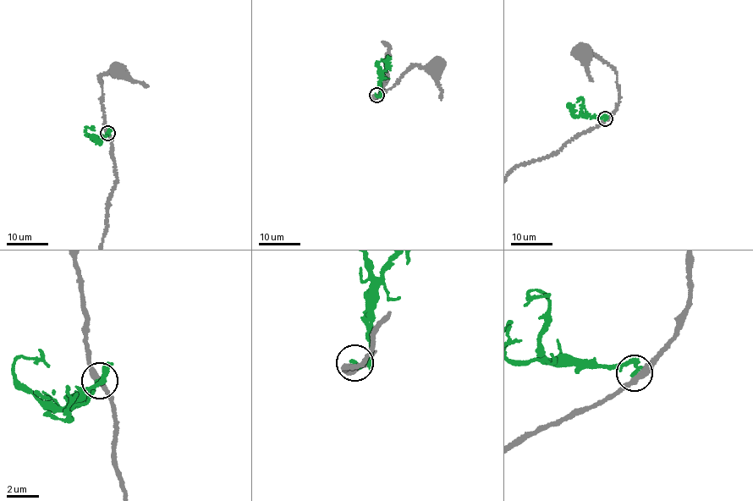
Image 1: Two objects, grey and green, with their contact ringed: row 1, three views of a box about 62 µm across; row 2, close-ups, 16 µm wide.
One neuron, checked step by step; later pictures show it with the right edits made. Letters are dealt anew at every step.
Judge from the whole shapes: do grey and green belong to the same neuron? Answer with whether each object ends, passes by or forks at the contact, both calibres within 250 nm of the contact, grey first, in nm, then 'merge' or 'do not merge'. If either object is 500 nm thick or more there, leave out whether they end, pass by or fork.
grey passes by; green ends there; 320 nm thick on the grey side, 240 nm on the other; do not merge

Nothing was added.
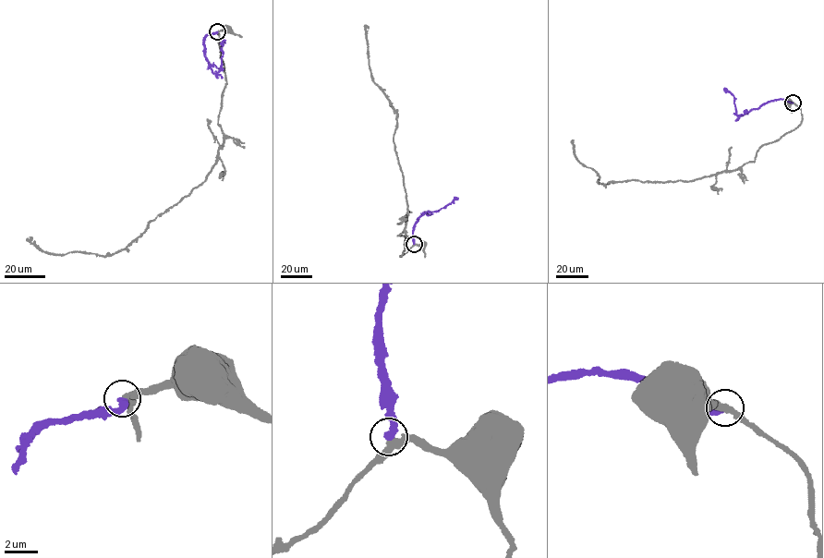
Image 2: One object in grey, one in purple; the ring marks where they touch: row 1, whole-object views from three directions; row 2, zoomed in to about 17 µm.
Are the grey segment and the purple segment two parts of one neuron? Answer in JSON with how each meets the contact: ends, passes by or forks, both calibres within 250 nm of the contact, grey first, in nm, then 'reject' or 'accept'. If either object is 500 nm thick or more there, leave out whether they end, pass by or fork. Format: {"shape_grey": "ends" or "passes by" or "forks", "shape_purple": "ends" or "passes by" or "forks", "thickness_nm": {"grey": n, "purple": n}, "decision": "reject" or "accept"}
{"shape_grey": "passes by", "shape_purple": "ends", "thickness_nm": {"grey": 340, "purple": 440}, "decision": "reject"}

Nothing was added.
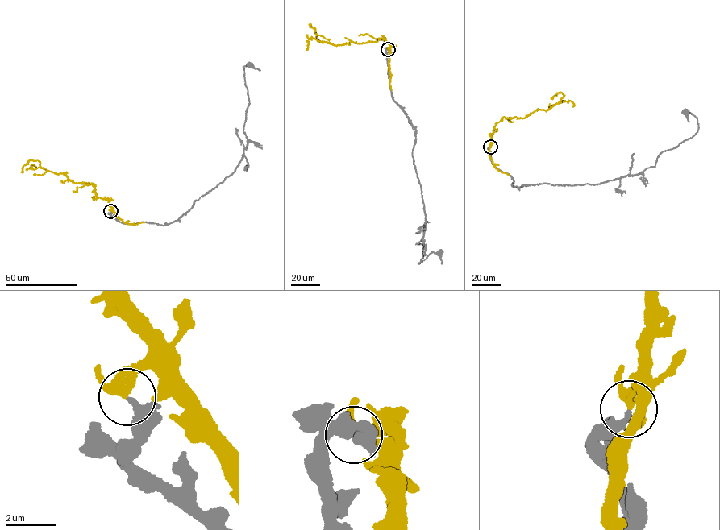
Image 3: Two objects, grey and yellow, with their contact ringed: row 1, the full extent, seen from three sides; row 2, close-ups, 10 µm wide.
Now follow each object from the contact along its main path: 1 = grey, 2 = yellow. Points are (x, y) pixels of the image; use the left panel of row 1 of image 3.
1: (110, 211), (128, 224), (166, 225), (235, 171), (247, 143), (243, 131), (249, 103), (243, 68), (250, 64)
2: (110, 211), (91, 184), (72, 182), (32, 159), (21, 172)

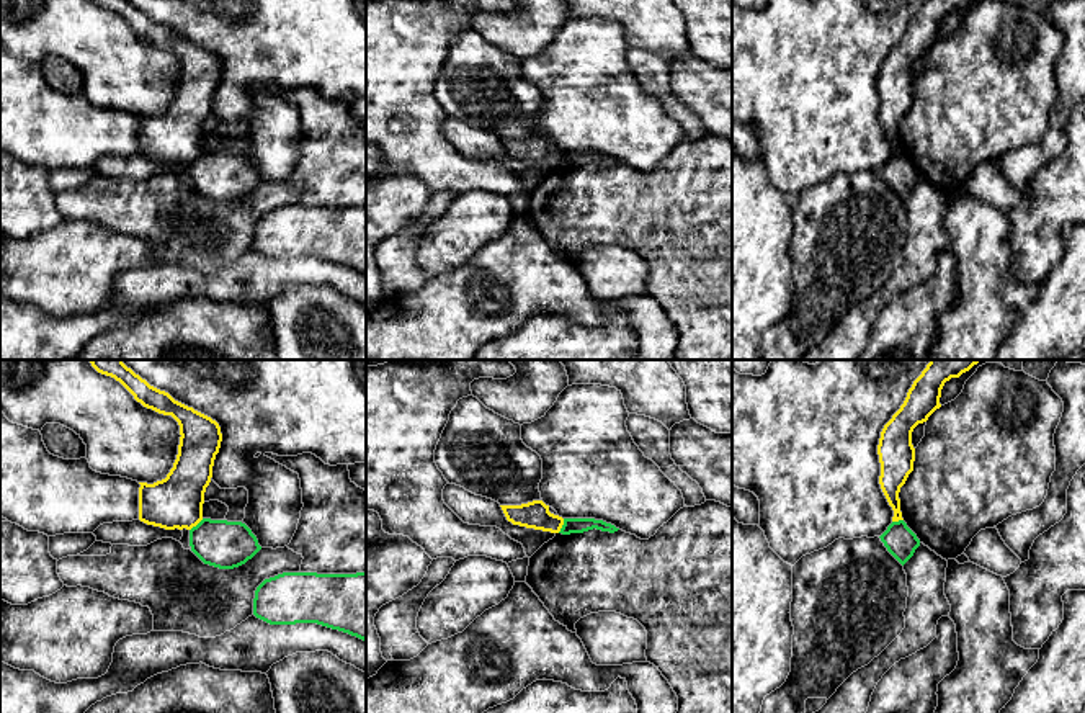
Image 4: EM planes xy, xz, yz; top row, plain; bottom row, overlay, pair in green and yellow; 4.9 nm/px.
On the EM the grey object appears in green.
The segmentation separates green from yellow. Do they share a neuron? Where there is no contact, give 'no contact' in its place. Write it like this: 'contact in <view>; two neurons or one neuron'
contact in xz; two neurons

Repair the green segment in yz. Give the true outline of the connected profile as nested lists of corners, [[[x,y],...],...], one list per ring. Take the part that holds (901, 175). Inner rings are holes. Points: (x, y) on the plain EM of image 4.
[[[904,154],[892,155],[879,170],[887,185],[904,200],[920,180],[917,168]]]

